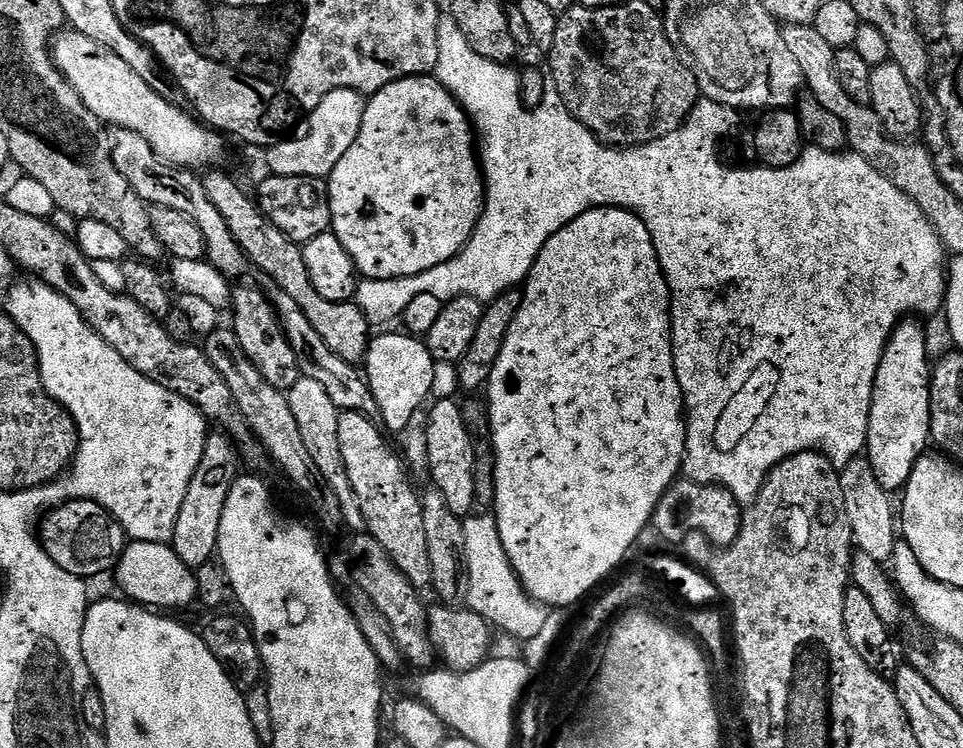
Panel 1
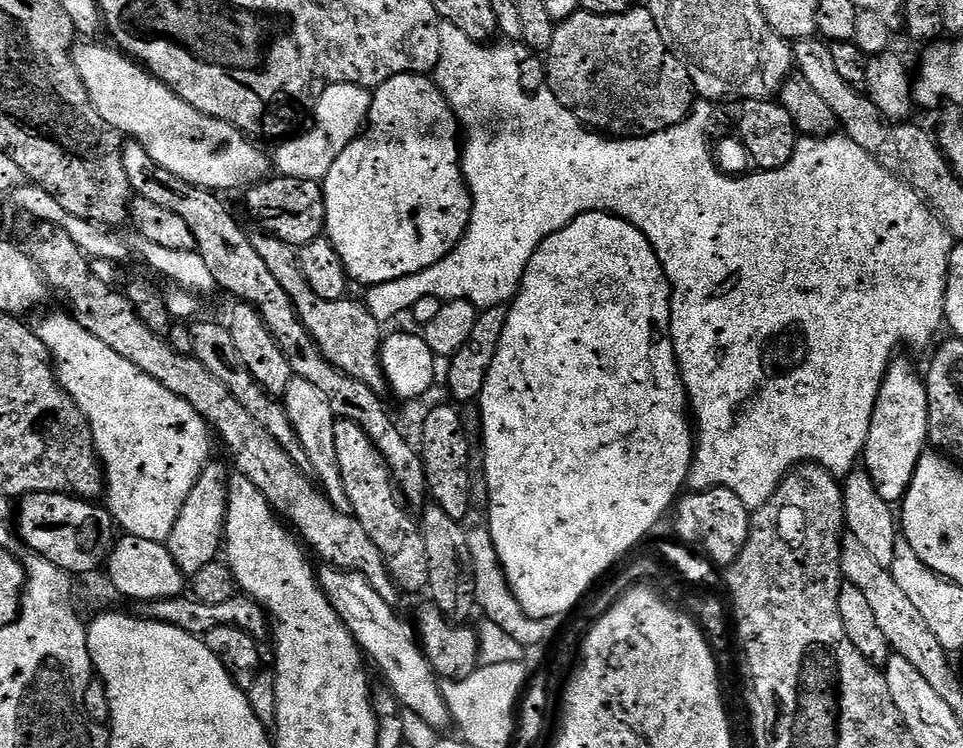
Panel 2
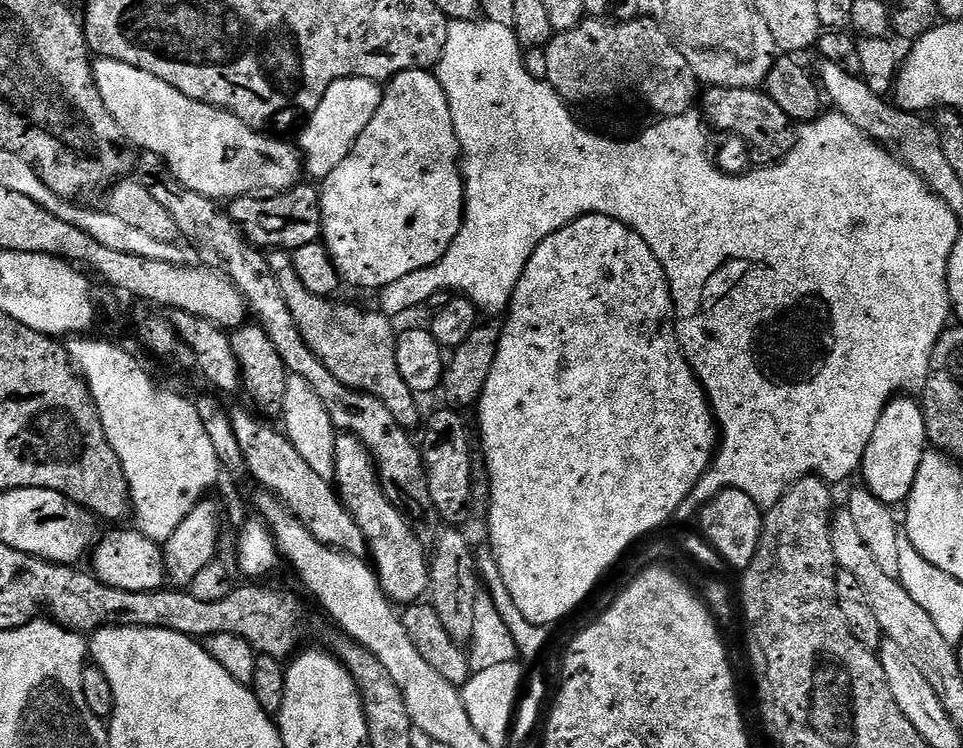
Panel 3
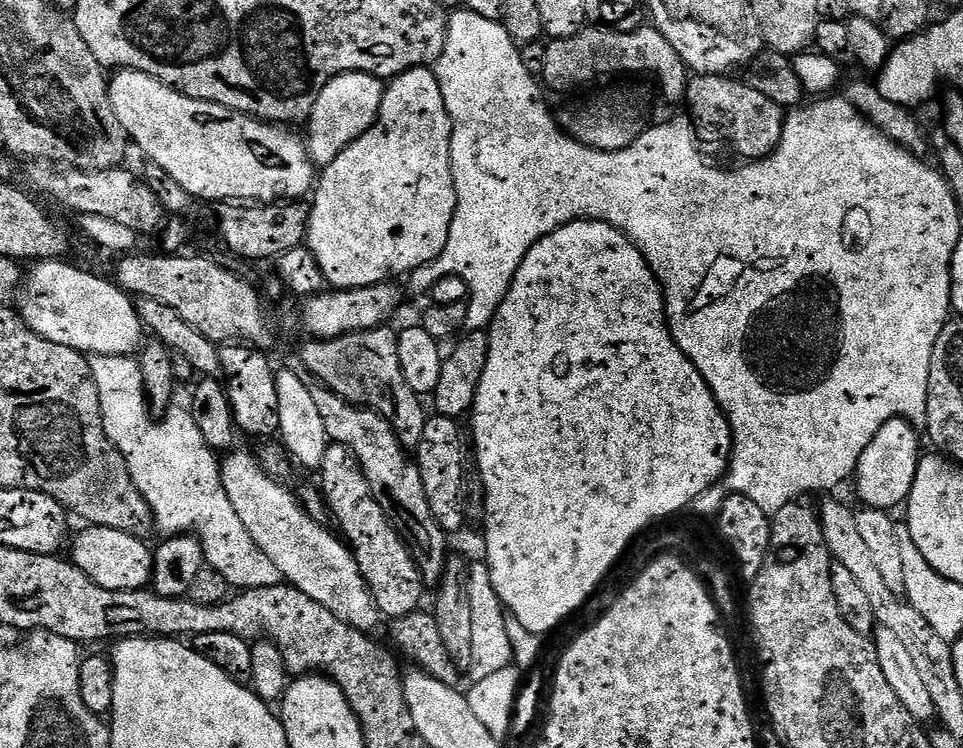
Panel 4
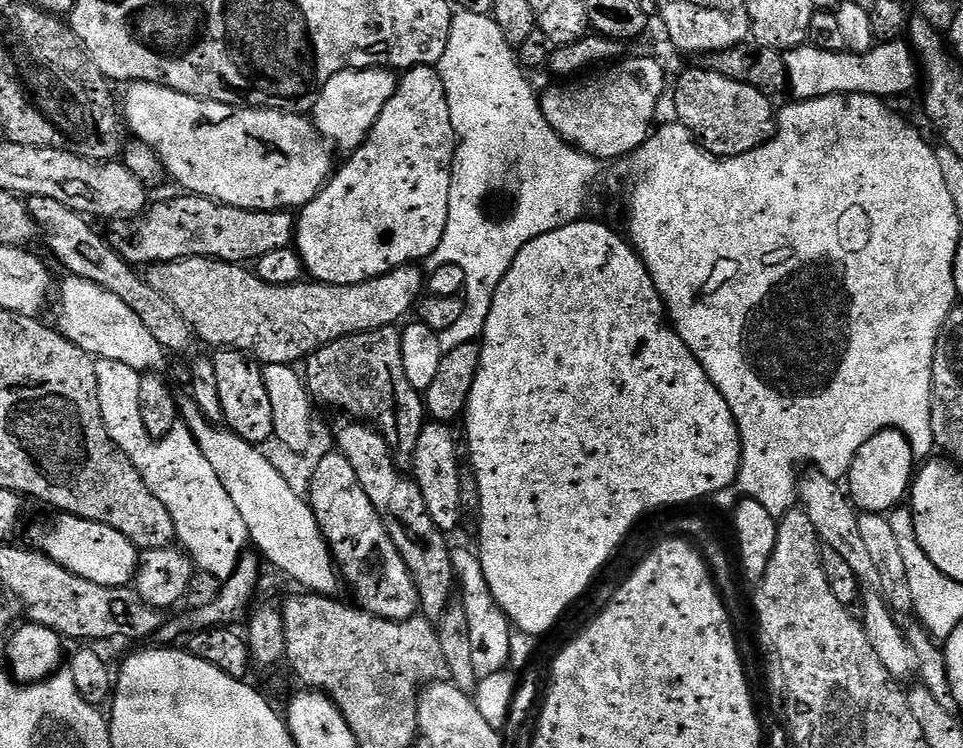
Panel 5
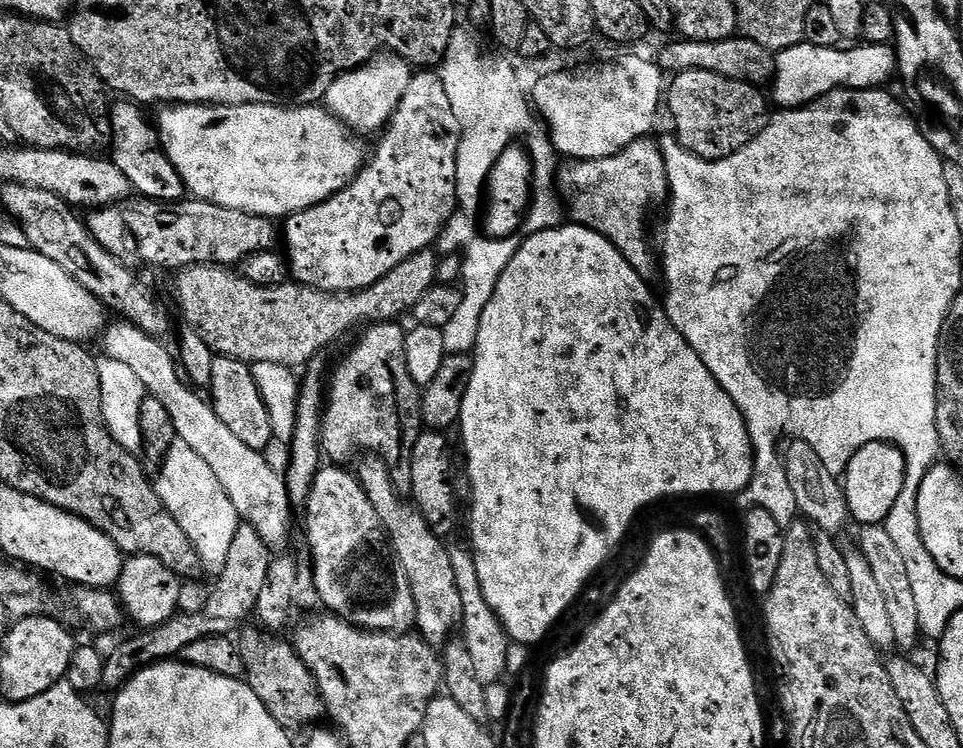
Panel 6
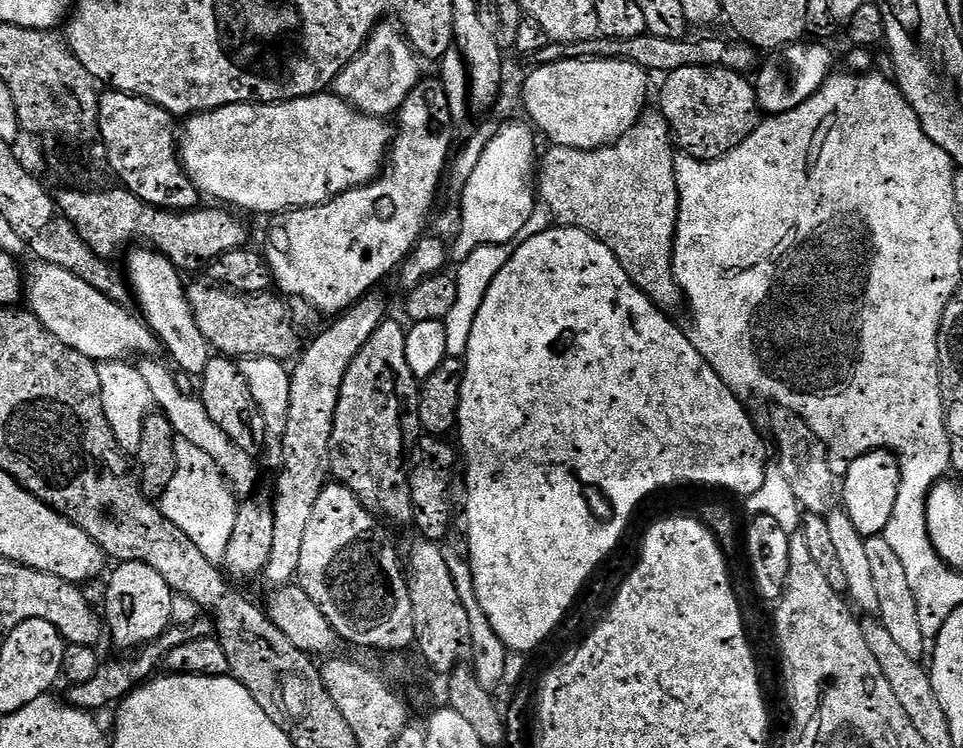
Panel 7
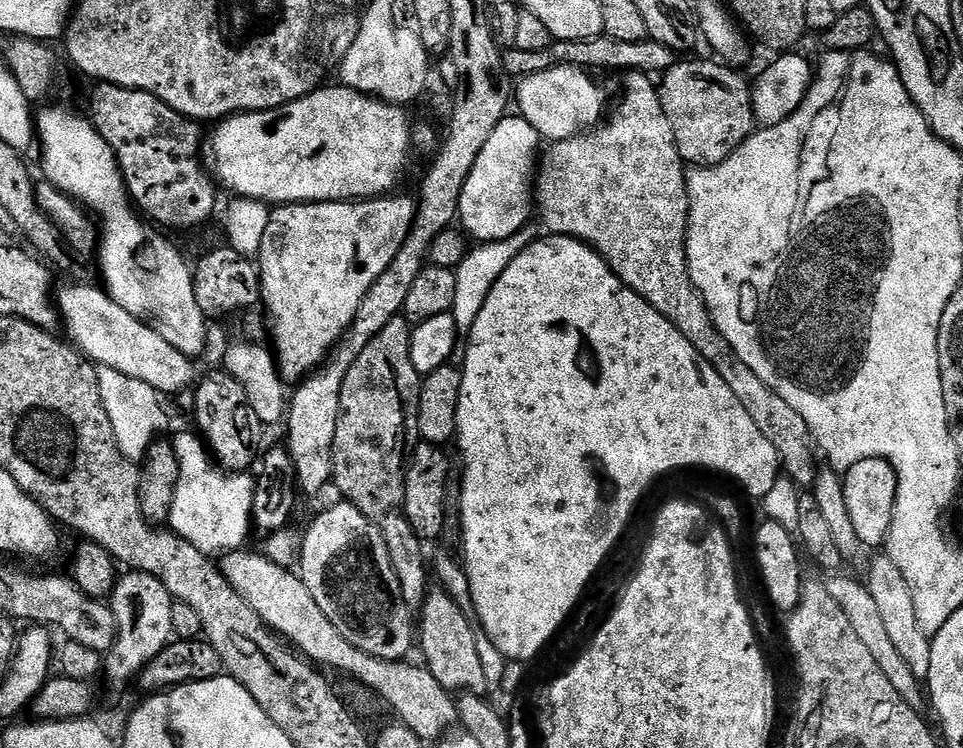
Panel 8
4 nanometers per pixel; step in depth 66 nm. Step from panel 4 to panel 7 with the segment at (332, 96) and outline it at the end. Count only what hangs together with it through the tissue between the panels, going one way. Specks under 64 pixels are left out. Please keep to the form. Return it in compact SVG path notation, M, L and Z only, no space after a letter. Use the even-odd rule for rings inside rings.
M377 27L373 31L364 49L338 74L334 92L359 112L365 112L368 116L388 118L391 117L391 112L392 115L399 113L410 90L414 90L414 86L420 83L422 60L416 49L395 27L384 27Z

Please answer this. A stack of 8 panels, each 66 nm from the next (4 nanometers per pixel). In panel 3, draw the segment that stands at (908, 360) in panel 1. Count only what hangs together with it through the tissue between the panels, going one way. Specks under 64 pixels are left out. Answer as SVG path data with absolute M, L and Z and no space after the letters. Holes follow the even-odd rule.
M894 398L886 405L882 410L882 418L878 418L878 426L874 426L874 438L870 438L864 455L863 487L868 488L874 498L889 506L903 505L907 501L929 443L924 409L917 401L915 404L912 400L915 399Z

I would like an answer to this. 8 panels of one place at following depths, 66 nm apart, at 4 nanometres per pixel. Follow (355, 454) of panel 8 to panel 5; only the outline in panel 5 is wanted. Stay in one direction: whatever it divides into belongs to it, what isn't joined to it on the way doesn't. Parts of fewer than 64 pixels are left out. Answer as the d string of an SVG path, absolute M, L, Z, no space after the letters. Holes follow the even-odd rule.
M393 326L344 336L312 353L306 361L306 383L313 401L341 408L344 414L367 422L386 438L399 463L411 465L418 434L426 423L421 393L410 386L406 366L402 366L401 329Z

